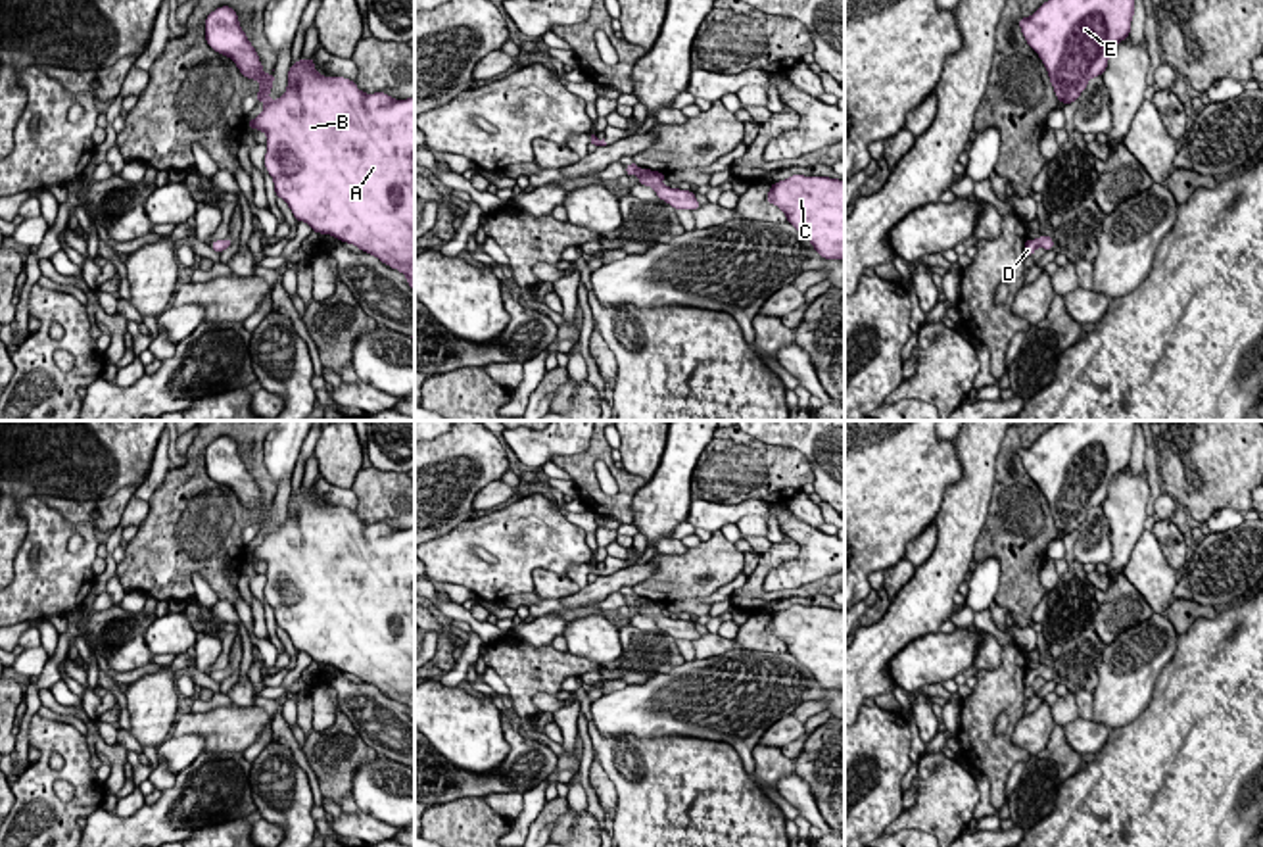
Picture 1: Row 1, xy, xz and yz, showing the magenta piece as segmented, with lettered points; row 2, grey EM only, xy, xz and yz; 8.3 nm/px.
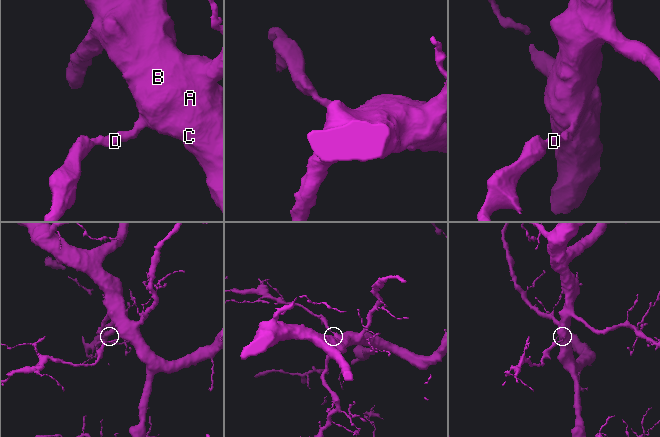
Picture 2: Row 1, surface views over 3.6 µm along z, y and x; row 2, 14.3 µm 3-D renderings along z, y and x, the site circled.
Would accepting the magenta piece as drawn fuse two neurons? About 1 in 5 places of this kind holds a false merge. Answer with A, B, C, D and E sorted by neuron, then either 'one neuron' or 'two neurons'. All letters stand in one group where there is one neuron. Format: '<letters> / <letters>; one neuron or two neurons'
A B C D E; one neuron

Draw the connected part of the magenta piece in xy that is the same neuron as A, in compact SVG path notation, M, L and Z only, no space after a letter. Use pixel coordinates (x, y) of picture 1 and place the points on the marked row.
M221 6L211 12L205 40L211 50L230 58L244 77L259 83L261 90L253 96L265 108L248 121L248 129L267 134L265 169L296 221L372 254L401 271L415 290L415 96L393 100L386 92L365 94L349 79L319 75L311 56L290 67L286 92L271 100L274 73L263 75L236 10Z

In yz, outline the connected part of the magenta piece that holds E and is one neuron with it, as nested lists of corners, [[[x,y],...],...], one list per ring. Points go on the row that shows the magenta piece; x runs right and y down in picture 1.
[[[1048,0],[1019,27],[1027,44],[1042,60],[1058,100],[1079,100],[1092,77],[1104,75],[1111,48],[1131,33],[1134,0]]]

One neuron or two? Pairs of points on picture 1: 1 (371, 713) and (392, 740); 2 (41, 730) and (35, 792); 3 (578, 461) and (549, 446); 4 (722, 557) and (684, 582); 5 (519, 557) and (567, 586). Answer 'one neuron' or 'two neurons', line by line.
1: one neuron
2: one neuron
3: two neurons
4: one neuron
5: two neurons

